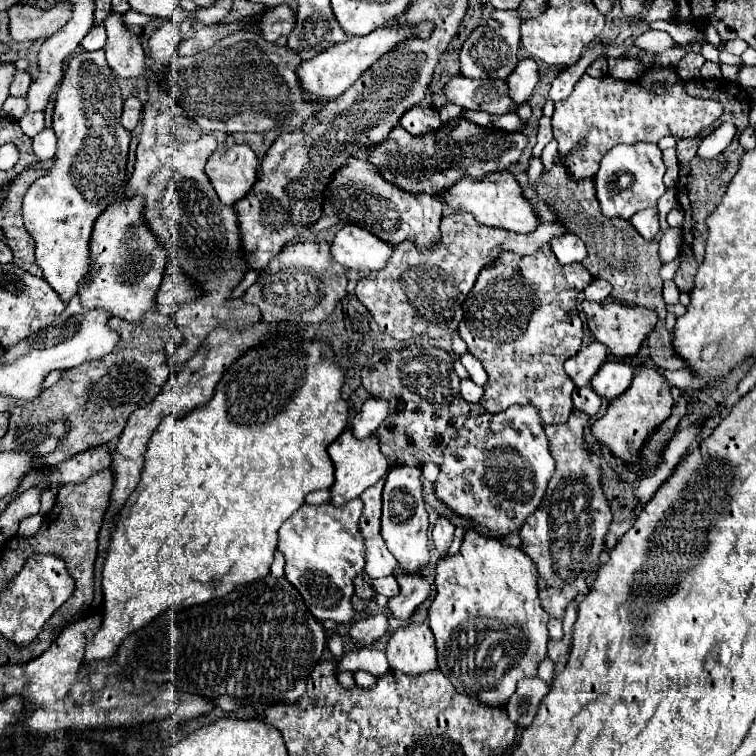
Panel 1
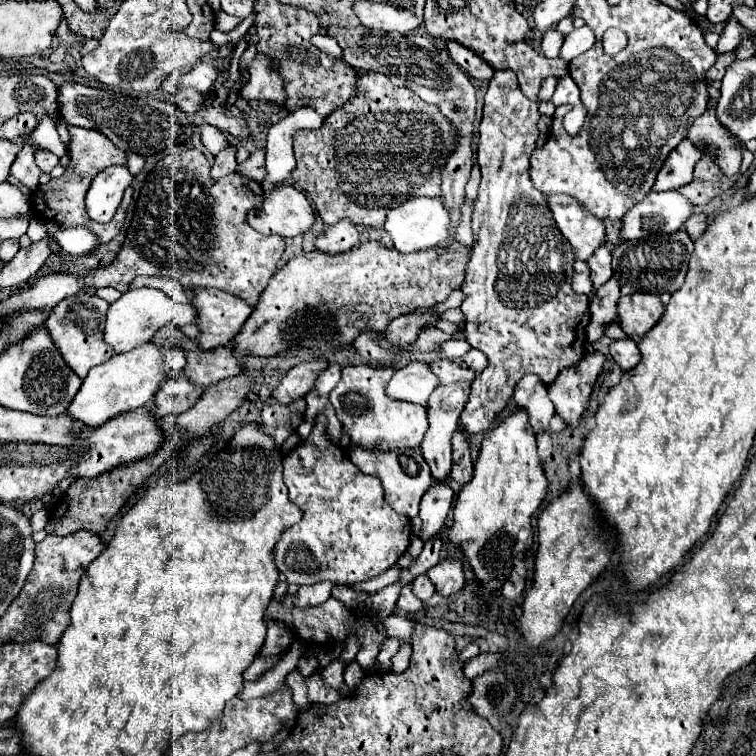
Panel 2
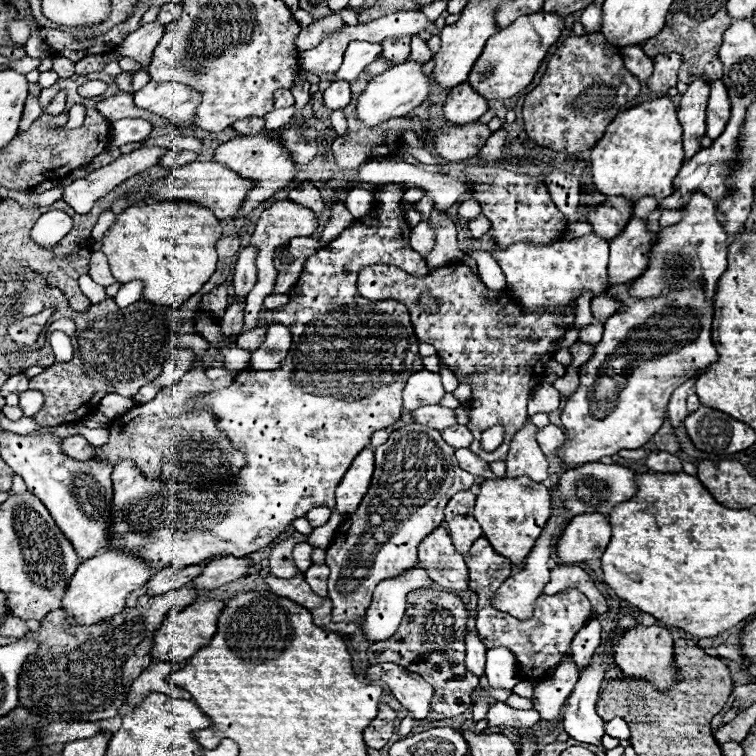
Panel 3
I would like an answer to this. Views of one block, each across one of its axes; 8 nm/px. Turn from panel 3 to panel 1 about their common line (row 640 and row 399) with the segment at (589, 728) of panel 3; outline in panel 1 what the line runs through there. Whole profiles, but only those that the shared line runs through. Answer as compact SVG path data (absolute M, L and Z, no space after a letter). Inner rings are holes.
M616 360L616 362L606 362L604 366L600 366L600 370L592 376L590 380L590 388L598 394L604 396L606 400L614 400L620 394L624 394L624 390L628 390L632 376L636 372L636 366Z

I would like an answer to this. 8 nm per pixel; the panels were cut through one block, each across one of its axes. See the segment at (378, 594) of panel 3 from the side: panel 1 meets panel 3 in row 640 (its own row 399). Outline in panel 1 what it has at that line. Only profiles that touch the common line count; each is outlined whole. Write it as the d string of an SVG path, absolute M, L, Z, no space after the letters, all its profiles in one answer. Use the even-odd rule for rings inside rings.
M368 398L362 410L352 418L352 434L354 438L368 438L376 432L380 422L388 416L388 404L380 402L378 398Z

